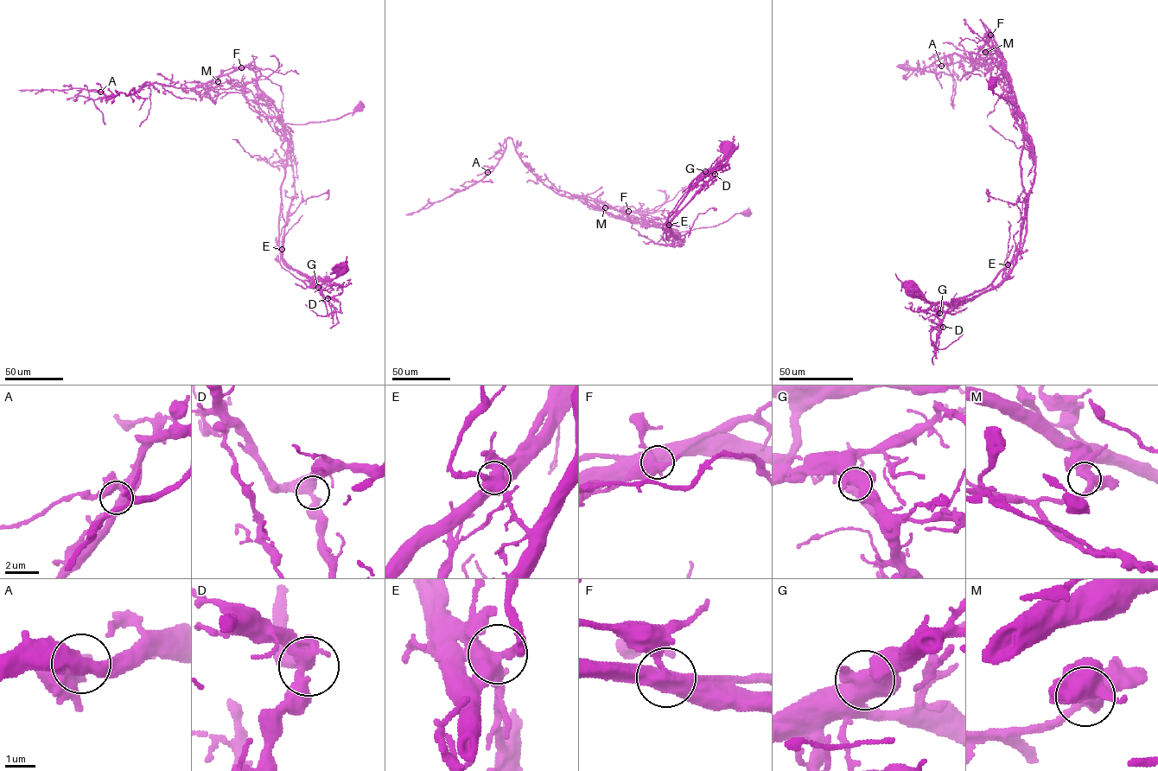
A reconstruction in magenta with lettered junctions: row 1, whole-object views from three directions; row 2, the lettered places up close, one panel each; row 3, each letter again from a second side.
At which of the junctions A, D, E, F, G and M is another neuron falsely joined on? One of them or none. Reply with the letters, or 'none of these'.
F

